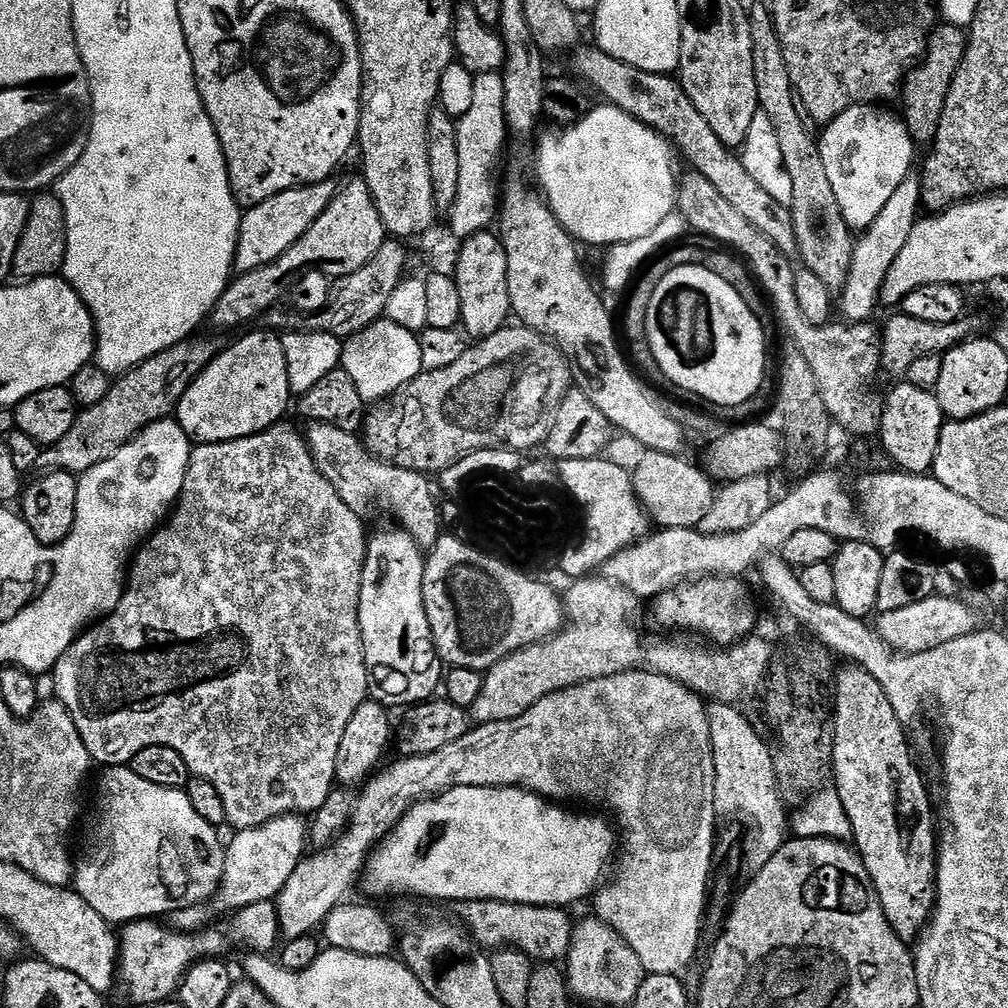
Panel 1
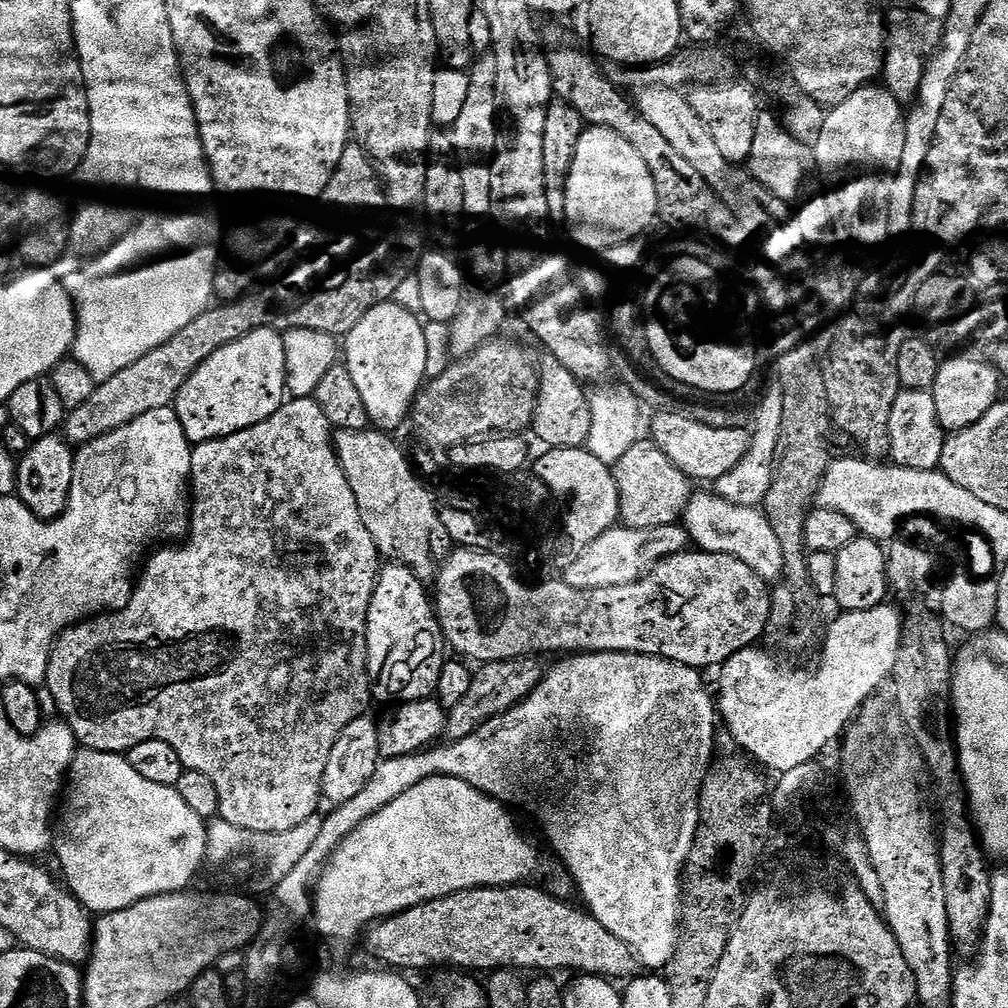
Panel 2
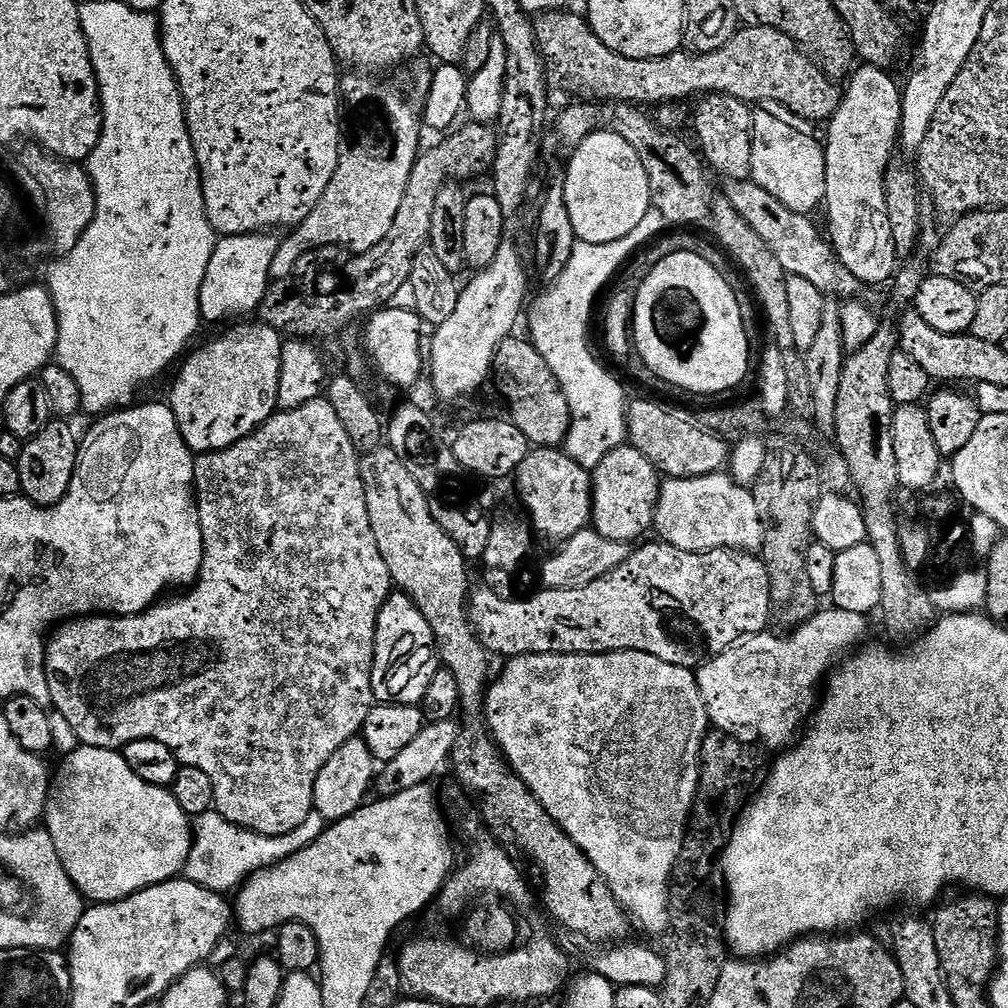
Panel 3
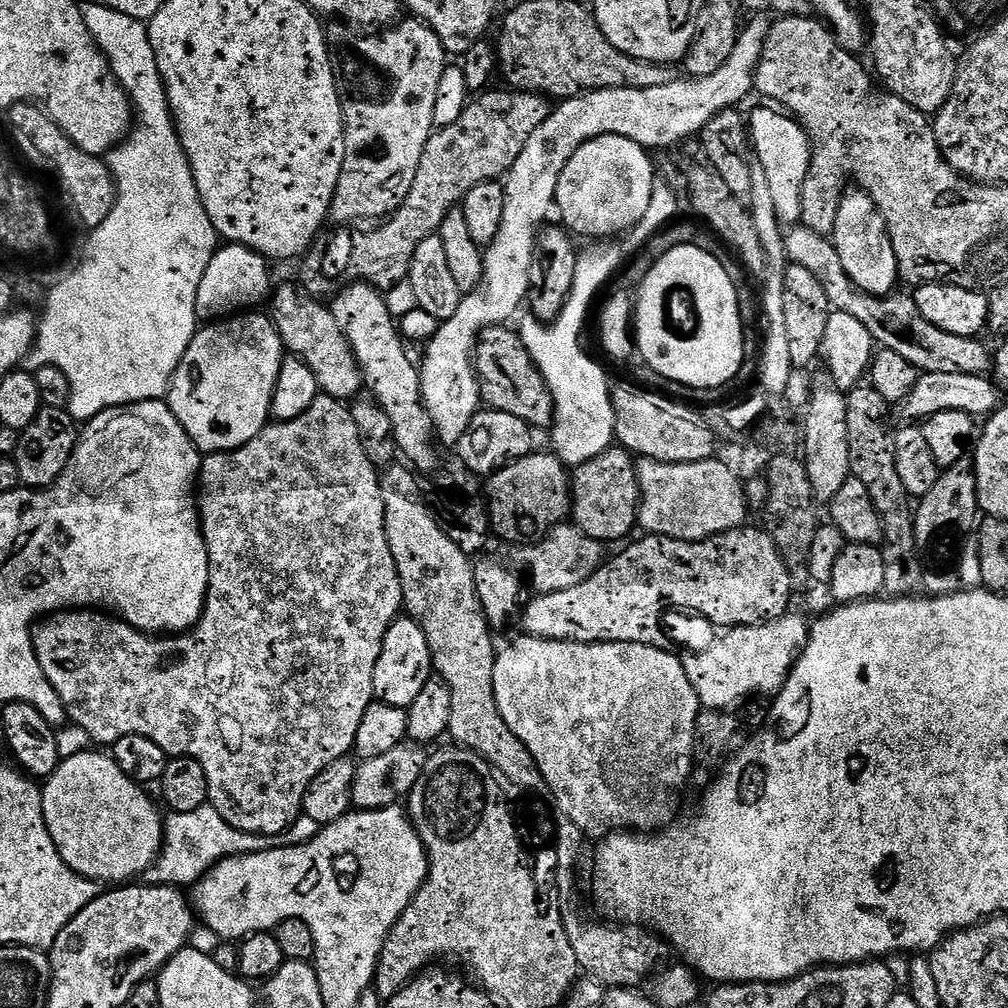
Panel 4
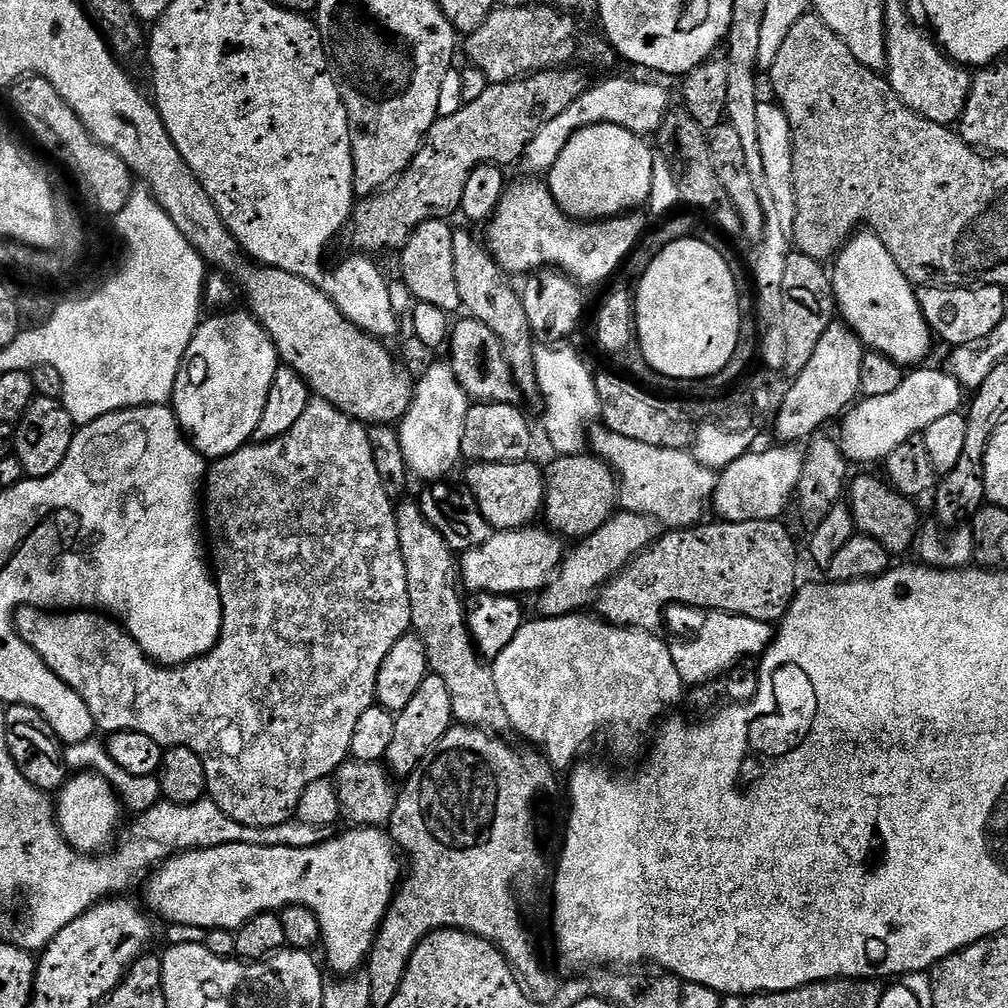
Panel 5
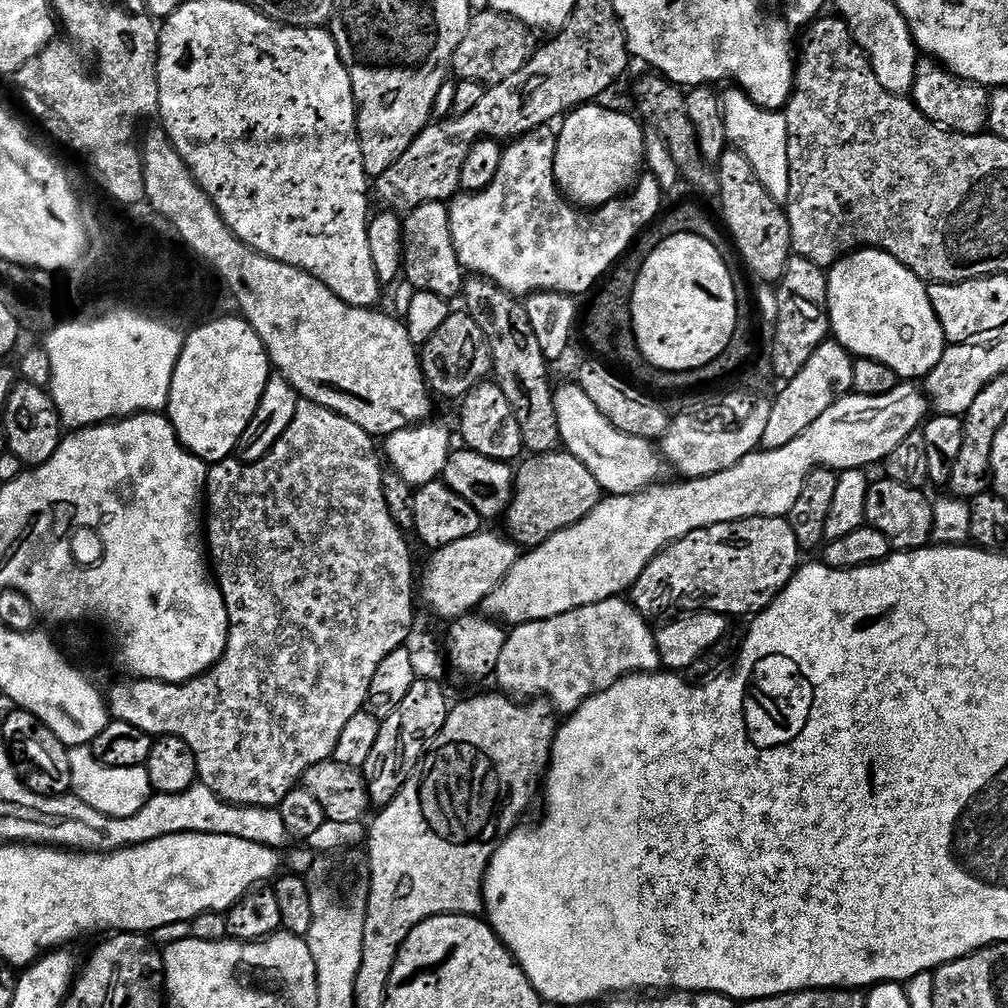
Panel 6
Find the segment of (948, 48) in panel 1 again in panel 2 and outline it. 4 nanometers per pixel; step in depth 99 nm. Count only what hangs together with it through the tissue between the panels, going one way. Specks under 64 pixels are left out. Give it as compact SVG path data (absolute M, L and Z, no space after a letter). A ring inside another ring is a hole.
M908 6L887 13L886 20L887 39L884 41L882 84L901 106L908 106L919 92L928 60L941 47L944 22L938 18L930 18L930 14L922 14L917 8Z

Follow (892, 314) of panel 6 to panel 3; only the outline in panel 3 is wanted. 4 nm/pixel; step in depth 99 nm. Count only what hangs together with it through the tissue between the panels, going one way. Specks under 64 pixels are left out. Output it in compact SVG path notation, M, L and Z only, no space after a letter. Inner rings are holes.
M857 67L847 81L848 88L846 84L840 107L826 124L824 204L828 208L827 231L842 266L846 266L846 270L850 270L850 274L864 286L891 281L898 268L896 237L892 234L892 219L888 216L884 178L893 163L892 151L897 150L901 139L903 98L901 85L896 85L888 75L882 68Z

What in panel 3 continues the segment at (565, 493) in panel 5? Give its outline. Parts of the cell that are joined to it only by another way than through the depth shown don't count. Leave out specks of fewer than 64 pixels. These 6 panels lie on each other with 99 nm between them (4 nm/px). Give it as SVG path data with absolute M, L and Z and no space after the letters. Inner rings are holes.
M625 442L620 445L620 447L615 448L606 454L606 458L602 458L602 462L598 462L598 466L591 469L592 474L592 523L591 527L596 529L598 534L602 534L602 538L610 538L610 542L622 542L626 545L631 545L632 540L639 541L641 538L639 536L644 536L647 532L651 533L653 531L654 525L656 523L656 509L660 507L660 501L662 499L662 476L661 473L657 472L656 468L650 462L650 458L646 458L646 454L642 454L642 450L632 447L631 444Z

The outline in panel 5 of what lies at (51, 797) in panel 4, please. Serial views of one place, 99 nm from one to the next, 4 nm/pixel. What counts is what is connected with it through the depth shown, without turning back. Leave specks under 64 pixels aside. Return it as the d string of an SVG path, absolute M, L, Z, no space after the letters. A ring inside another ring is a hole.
M91 770L69 775L54 800L56 823L69 846L81 854L100 854L117 839L122 803L109 781Z

